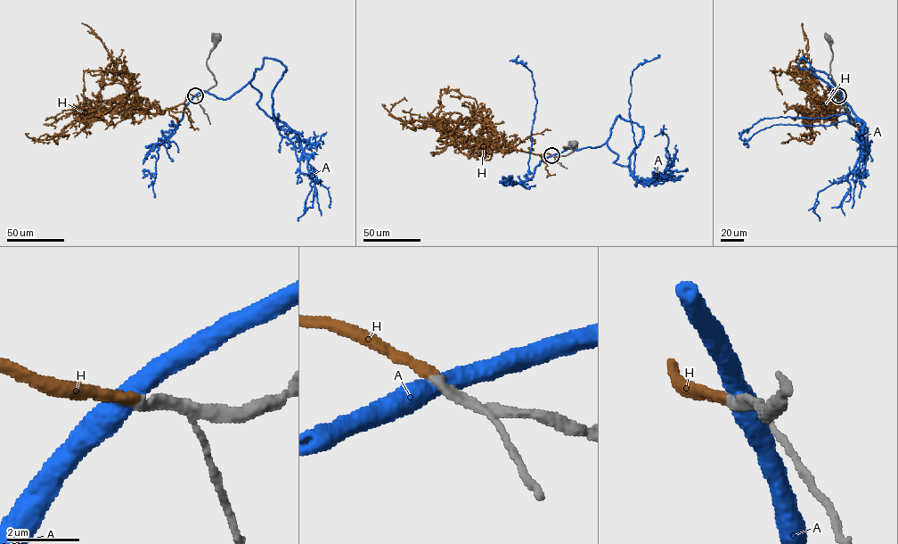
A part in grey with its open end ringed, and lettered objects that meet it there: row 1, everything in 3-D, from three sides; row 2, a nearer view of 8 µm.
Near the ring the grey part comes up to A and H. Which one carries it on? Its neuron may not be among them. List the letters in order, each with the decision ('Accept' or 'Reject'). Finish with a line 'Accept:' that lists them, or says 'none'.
A: Reject
H: Accept
Accept: H

